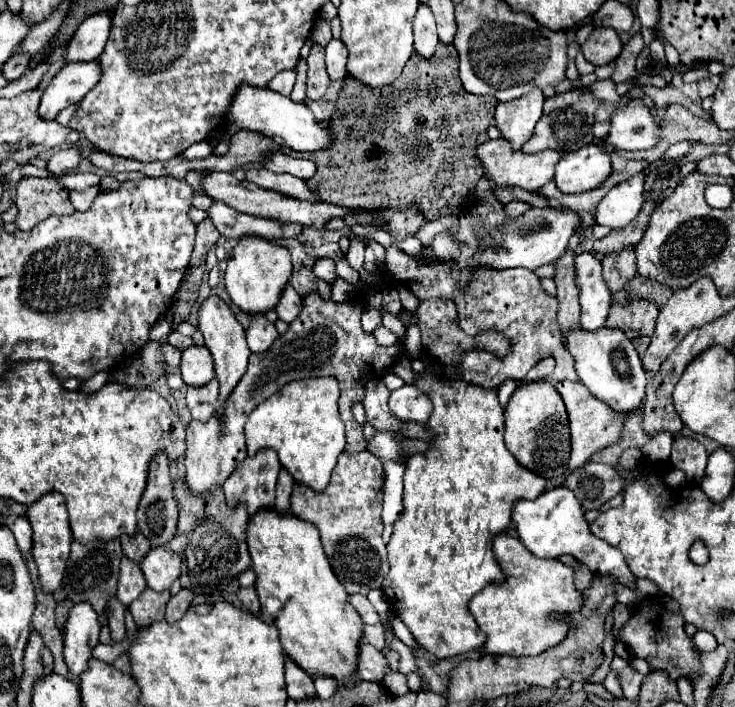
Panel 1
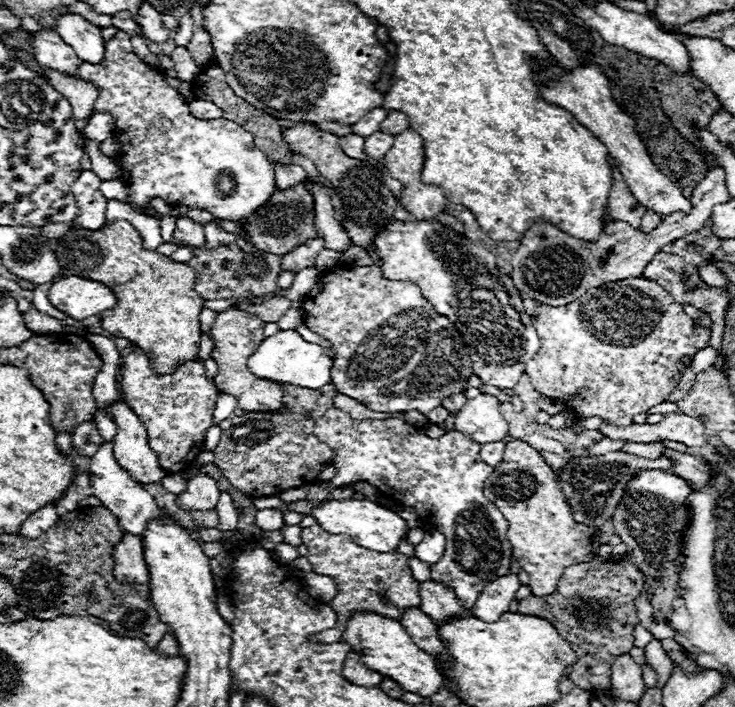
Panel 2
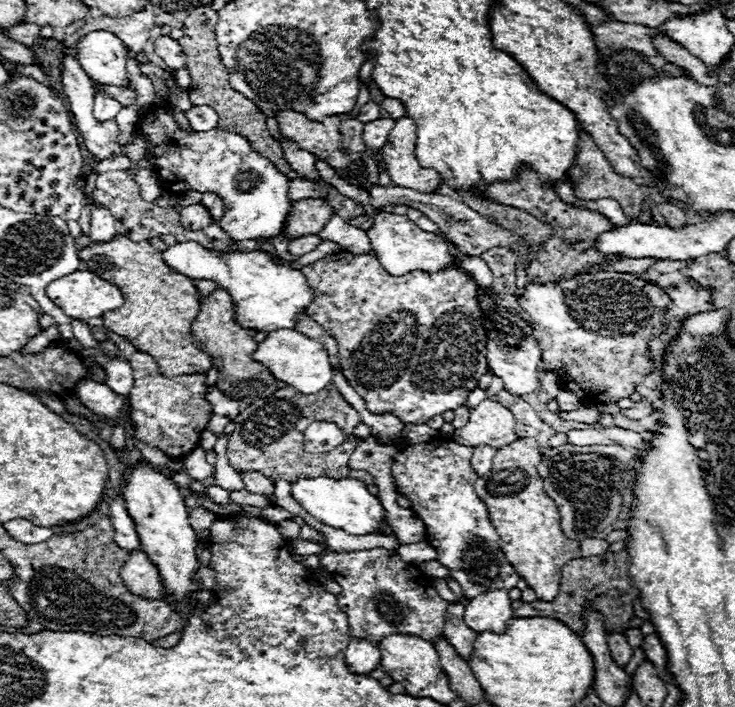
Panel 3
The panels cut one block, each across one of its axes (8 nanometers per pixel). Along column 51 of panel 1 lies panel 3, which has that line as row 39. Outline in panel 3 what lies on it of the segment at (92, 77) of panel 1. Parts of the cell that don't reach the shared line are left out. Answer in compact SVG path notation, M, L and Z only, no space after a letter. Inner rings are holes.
M90 32L78 42L78 60L84 72L106 86L130 86L126 70L128 48L112 32Z

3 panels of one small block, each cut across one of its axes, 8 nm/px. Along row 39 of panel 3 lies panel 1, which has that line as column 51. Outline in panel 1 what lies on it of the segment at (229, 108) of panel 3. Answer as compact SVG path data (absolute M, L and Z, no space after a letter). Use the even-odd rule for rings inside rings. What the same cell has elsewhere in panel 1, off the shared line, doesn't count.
M22 178L14 204L18 208L16 226L20 230L30 230L50 216L74 214L68 190L64 190L58 182L44 178Z

